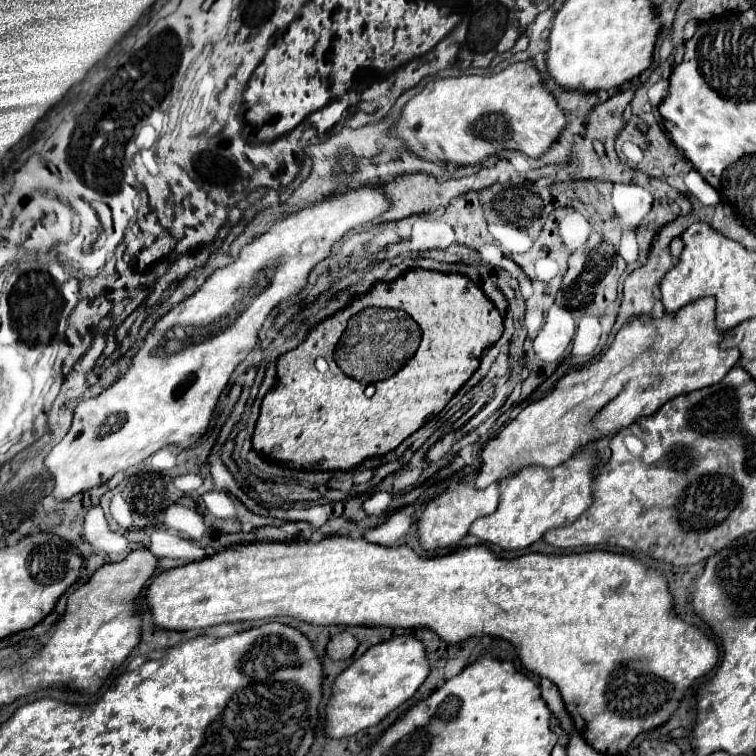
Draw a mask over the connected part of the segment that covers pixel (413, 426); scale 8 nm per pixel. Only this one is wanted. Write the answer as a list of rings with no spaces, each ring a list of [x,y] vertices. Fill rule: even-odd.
[[[410,269],[392,283],[376,283],[374,289],[368,295],[356,297],[348,307],[340,309],[332,317],[324,319],[318,323],[308,337],[304,339],[302,345],[296,349],[284,353],[278,359],[278,379],[272,385],[262,401],[260,407],[260,417],[256,423],[256,431],[252,437],[252,447],[254,451],[262,453],[264,457],[270,457],[274,461],[286,463],[294,469],[304,469],[304,471],[328,471],[328,469],[352,469],[360,465],[368,457],[384,455],[392,449],[396,449],[406,437],[410,437],[414,431],[418,431],[430,417],[438,415],[448,401],[456,395],[456,391],[472,377],[472,373],[480,367],[482,353],[490,345],[494,345],[504,331],[502,315],[496,309],[496,305],[486,299],[484,291],[472,283],[466,275],[456,275],[456,273],[438,273],[438,271],[424,271],[424,269]],[[366,307],[390,307],[390,309],[402,309],[406,311],[422,329],[422,343],[408,361],[396,375],[390,379],[378,381],[376,383],[376,395],[368,399],[364,395],[364,383],[346,377],[336,361],[334,361],[334,349],[348,325],[348,319],[356,315],[358,311]],[[318,357],[324,357],[328,361],[328,371],[320,373],[314,363]]]

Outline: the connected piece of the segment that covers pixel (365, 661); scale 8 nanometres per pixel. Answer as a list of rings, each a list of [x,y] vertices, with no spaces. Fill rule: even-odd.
[[[394,637],[392,641],[370,647],[362,657],[352,661],[332,683],[332,697],[326,703],[326,723],[324,723],[326,737],[342,739],[342,737],[356,735],[362,729],[378,725],[392,709],[400,707],[418,691],[418,687],[424,683],[428,673],[430,673],[430,665],[426,659],[426,651],[416,637]]]

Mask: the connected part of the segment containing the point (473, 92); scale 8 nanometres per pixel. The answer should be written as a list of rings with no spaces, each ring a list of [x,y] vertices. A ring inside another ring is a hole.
[[[524,61],[490,77],[462,75],[428,83],[404,107],[394,135],[404,139],[410,151],[426,161],[476,165],[502,149],[540,157],[566,125],[568,117],[544,87],[538,69],[532,61]]]

